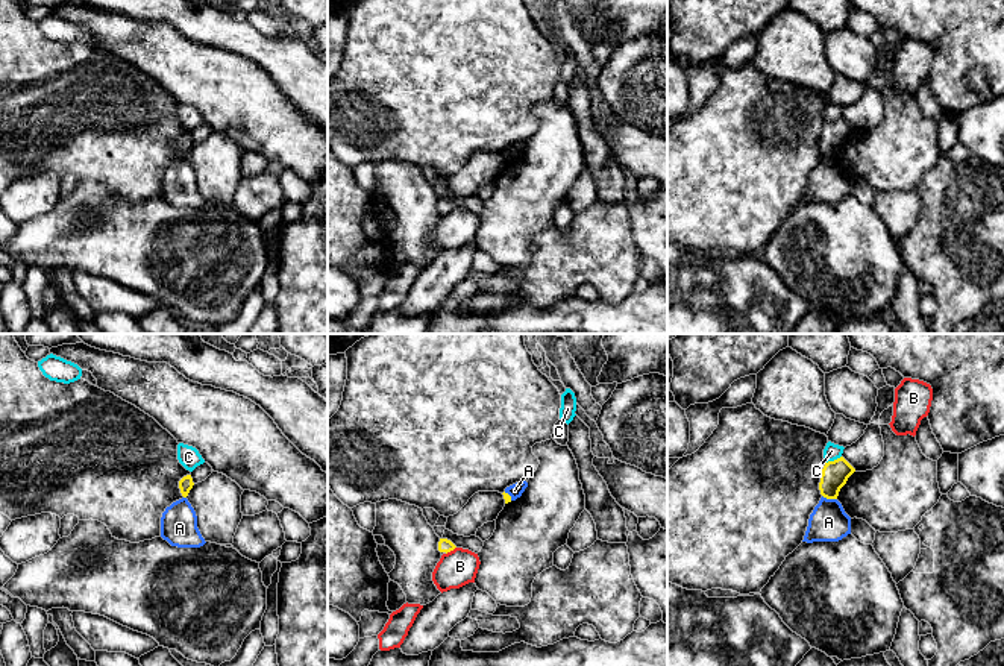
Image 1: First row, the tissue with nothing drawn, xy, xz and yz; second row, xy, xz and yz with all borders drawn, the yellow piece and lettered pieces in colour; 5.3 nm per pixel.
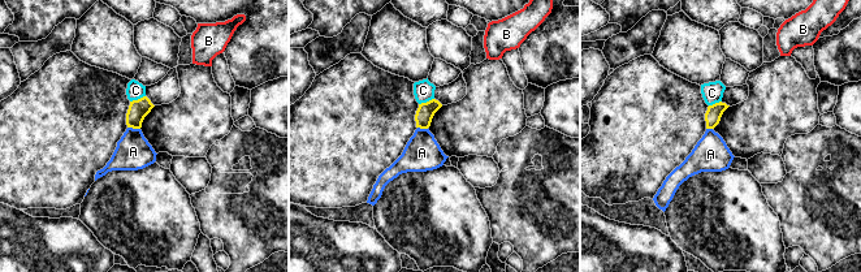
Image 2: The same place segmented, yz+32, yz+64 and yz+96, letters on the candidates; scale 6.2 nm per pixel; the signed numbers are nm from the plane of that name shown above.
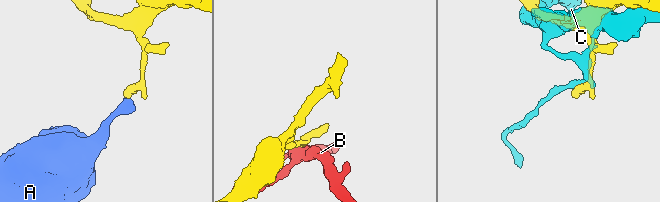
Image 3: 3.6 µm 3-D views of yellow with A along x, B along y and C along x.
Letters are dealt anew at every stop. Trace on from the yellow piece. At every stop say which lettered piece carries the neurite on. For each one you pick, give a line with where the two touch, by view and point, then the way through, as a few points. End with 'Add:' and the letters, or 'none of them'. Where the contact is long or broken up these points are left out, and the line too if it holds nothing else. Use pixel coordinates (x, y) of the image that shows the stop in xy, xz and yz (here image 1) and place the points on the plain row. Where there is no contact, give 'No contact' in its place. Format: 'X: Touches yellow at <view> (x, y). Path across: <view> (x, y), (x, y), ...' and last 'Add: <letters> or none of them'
Add: none of them

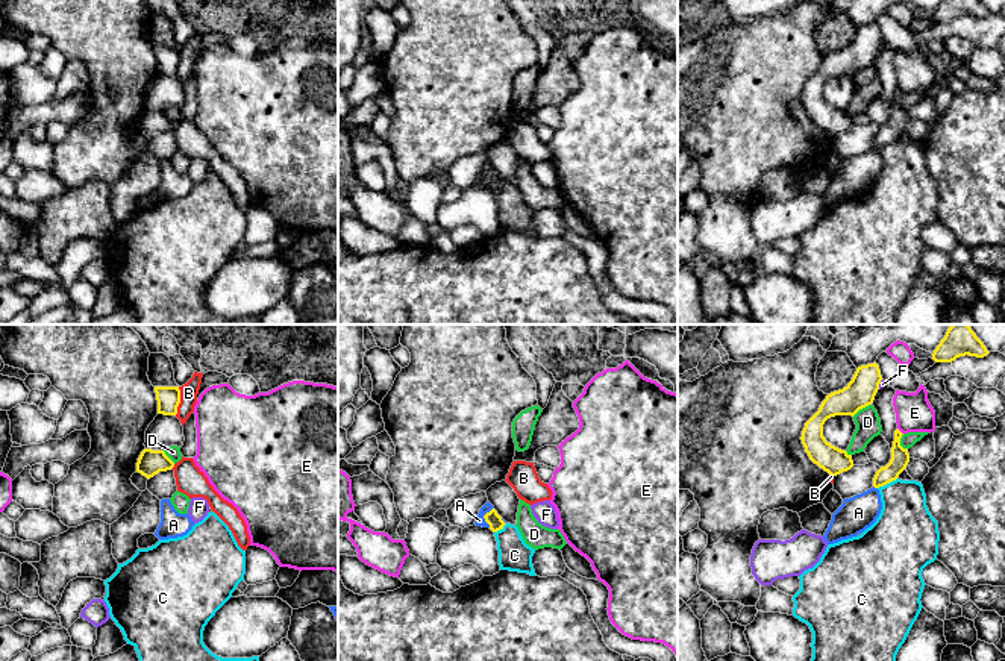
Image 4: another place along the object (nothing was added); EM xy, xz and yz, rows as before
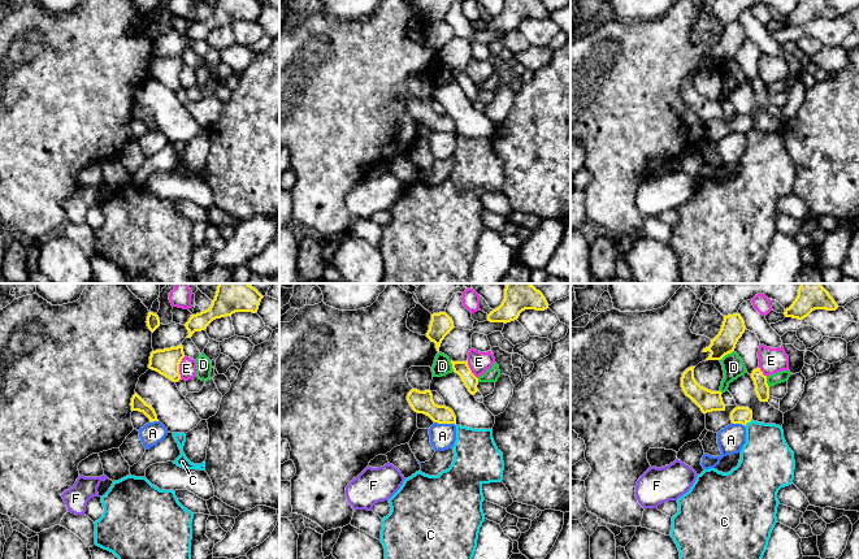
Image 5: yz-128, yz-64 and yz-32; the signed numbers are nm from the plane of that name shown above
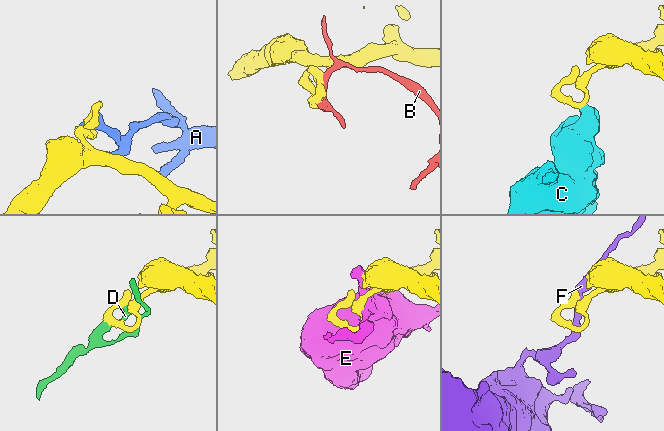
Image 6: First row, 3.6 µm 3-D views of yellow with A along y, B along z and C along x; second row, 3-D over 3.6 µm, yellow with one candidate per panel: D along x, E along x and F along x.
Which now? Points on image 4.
C: Touches yellow at yz (887, 143). Path across: yz (899, 120), (887, 143), (904, 162), (905, 185)
Add: C

